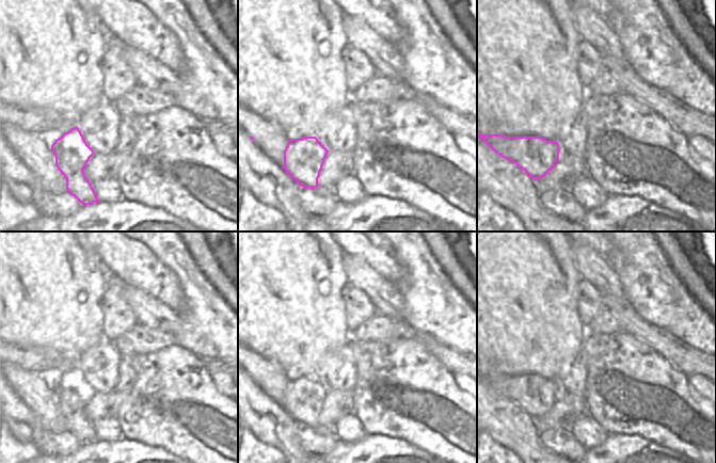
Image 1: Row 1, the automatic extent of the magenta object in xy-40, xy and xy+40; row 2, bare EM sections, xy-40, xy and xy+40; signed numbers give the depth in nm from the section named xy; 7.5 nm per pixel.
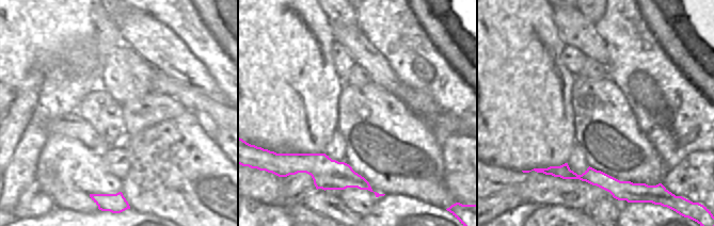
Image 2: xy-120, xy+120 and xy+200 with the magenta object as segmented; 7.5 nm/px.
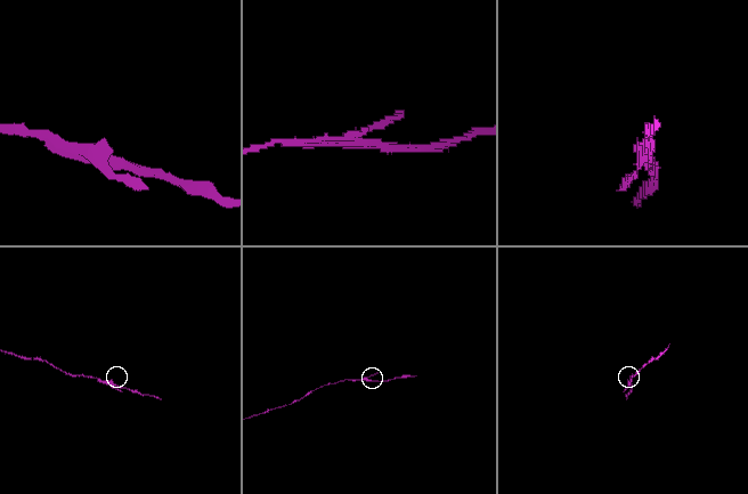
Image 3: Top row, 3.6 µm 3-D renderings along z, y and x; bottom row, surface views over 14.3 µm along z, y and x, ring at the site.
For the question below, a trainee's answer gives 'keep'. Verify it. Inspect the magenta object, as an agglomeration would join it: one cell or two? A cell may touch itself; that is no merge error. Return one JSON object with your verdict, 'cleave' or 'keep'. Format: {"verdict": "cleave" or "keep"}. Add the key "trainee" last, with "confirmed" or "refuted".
{"verdict": "keep", "trainee": "confirmed"}

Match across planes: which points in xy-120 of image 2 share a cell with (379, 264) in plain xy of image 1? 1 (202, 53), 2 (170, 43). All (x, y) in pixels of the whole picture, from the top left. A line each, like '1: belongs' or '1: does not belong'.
1: does not belong
2: belongs

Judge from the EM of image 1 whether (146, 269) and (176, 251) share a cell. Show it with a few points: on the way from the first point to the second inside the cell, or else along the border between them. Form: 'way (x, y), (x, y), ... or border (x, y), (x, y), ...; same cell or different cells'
border (143, 242), (177, 278); different cells

